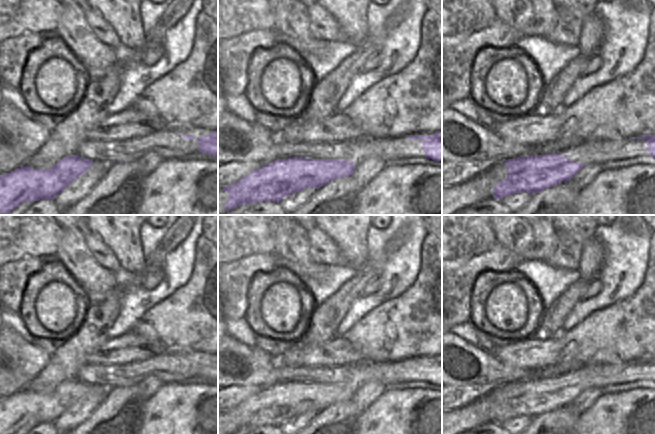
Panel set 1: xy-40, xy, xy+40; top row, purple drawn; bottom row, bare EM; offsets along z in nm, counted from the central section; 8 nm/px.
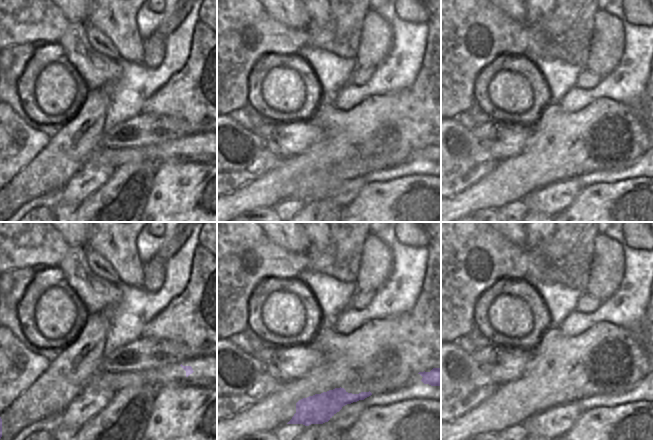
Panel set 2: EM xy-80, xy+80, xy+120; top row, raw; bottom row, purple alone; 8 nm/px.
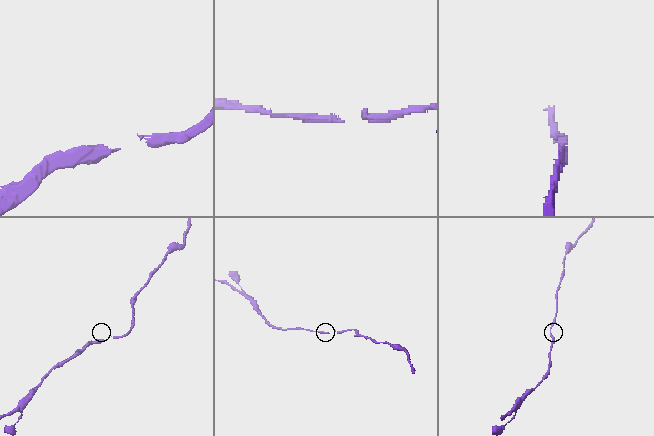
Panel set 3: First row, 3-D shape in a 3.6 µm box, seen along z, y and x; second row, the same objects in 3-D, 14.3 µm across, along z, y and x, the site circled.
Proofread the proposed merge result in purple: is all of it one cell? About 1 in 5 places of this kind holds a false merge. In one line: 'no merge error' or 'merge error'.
no merge error

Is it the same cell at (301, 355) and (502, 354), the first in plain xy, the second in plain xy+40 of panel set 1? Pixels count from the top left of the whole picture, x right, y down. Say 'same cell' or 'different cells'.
same cell

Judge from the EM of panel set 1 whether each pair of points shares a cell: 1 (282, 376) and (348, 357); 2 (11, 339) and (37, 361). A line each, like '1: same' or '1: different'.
1: different
2: same

